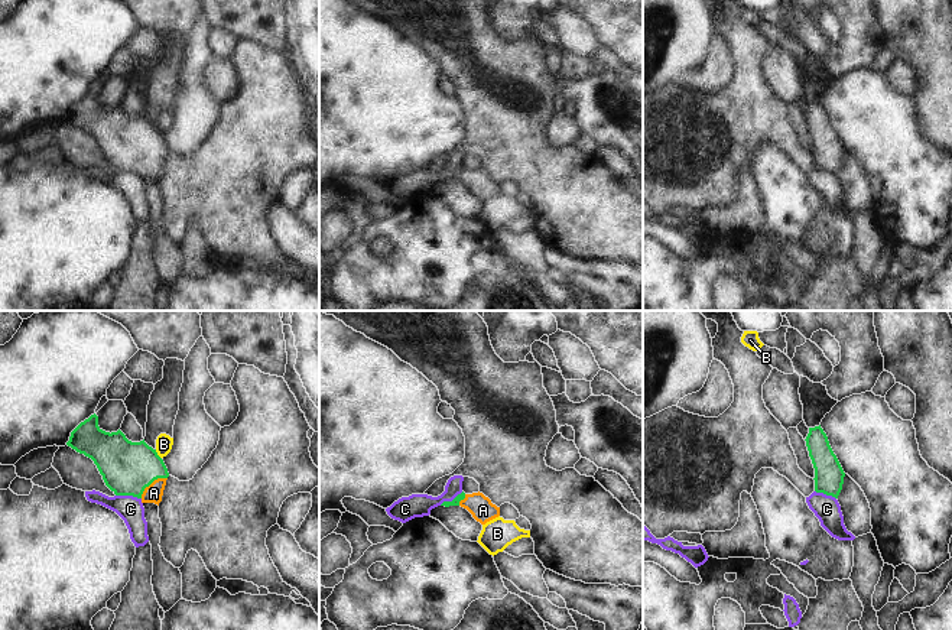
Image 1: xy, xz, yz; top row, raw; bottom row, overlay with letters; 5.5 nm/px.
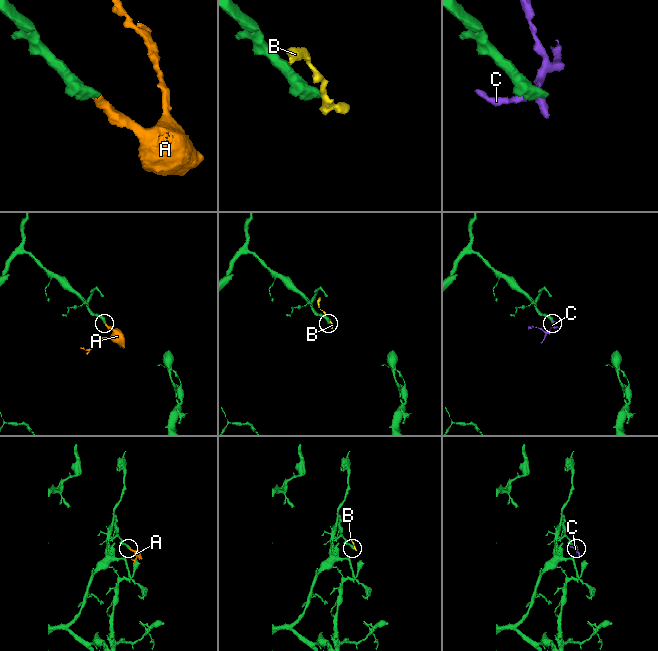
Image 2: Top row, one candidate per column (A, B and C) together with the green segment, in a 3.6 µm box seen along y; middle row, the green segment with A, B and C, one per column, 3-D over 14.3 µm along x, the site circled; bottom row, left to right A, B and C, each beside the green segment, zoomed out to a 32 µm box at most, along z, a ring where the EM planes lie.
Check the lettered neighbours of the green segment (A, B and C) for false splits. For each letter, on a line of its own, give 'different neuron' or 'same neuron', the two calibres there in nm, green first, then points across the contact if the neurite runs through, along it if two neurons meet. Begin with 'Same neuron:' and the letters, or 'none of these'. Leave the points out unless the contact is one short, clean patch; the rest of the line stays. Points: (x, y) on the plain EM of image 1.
Same neuron: A
A: same neuron | 300/100 nm | across xy (127, 145), (137, 146), (150, 159), (153, 169)
B: different neuron | 300/100 nm | along xy (155, 126), (161, 135)
C: different neuron | 300/150 nm | along xy (116, 171), (132, 171), (140, 175)

